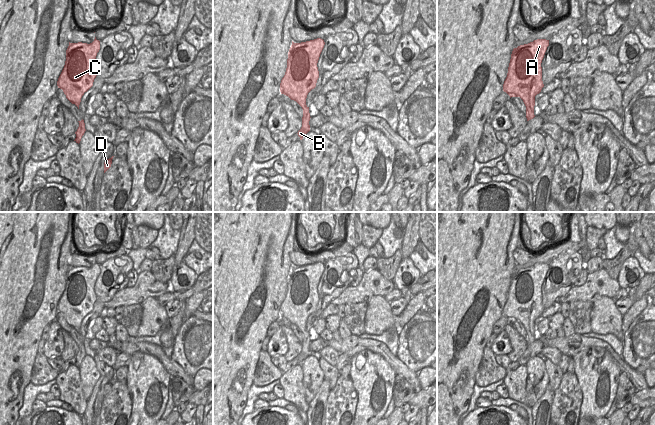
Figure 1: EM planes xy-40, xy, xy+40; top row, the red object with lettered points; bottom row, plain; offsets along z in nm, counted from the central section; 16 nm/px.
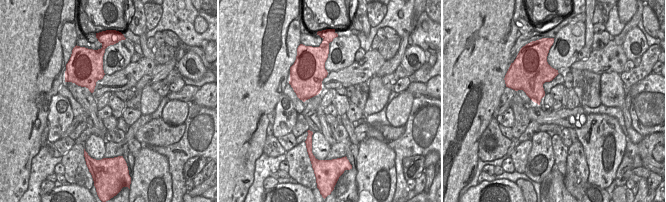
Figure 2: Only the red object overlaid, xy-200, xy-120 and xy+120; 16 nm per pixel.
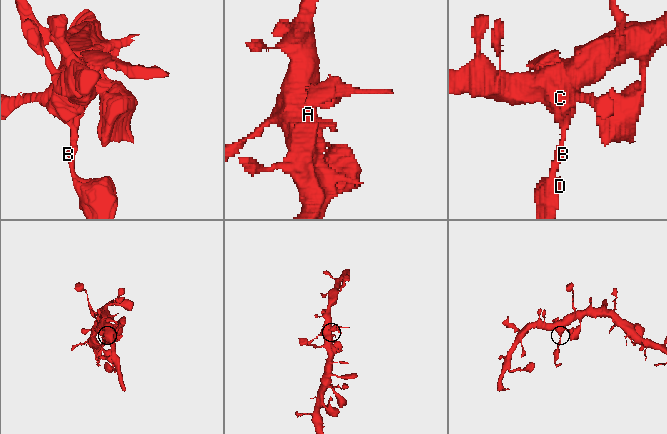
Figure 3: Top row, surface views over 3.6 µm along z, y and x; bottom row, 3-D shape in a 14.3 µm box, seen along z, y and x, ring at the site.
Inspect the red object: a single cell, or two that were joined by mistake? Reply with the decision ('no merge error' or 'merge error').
merge error

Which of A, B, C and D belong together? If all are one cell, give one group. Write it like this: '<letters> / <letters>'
A C / B D

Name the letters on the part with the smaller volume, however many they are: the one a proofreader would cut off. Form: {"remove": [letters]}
{"remove": ["B", "D"]}

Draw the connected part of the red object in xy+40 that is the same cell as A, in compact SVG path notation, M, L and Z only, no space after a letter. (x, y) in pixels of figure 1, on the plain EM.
M537 263L514 272L508 291L503 315L510 322L520 321L526 332L534 334L535 320L544 311L541 287L549 264Z

